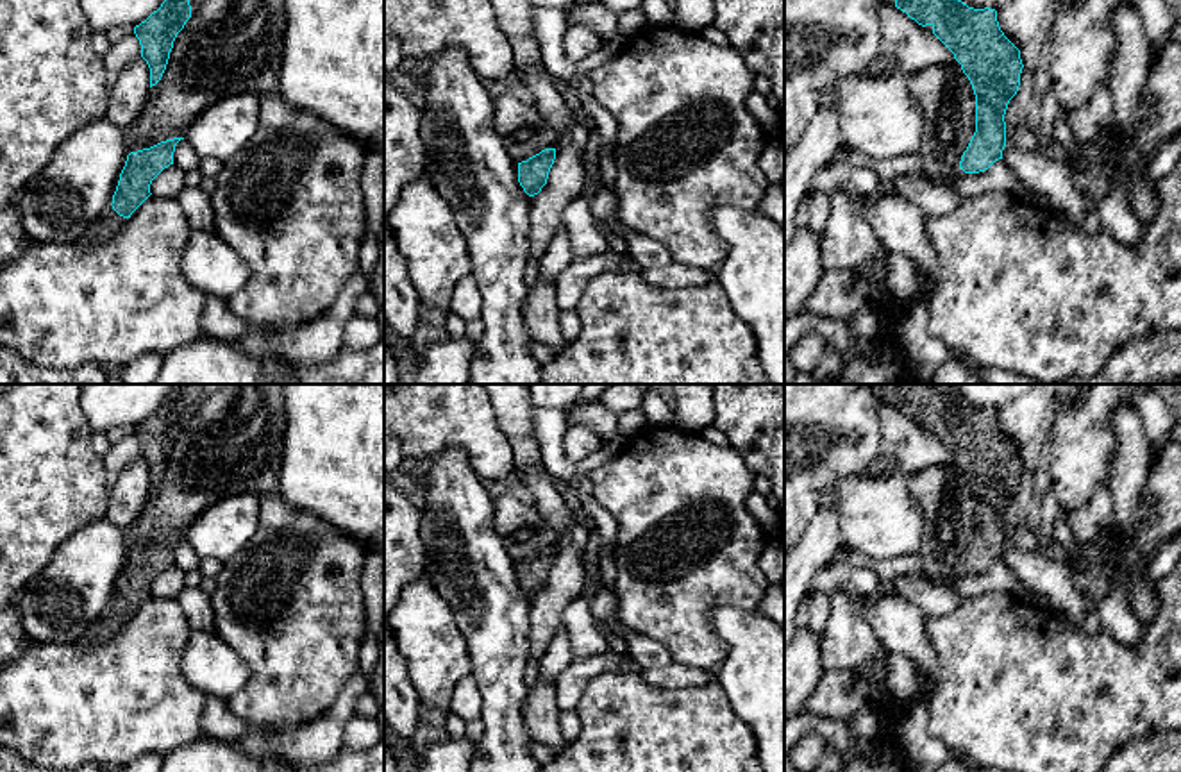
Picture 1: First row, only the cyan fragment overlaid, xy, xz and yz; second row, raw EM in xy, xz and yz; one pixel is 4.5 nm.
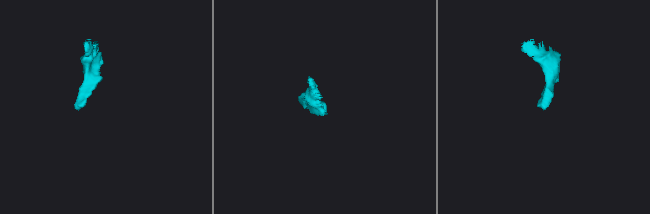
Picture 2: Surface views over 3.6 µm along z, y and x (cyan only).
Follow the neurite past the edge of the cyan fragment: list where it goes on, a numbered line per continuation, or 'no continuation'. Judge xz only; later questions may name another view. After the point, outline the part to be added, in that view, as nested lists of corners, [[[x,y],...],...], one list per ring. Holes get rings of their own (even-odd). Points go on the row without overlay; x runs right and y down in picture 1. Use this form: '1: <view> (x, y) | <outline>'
no continuation

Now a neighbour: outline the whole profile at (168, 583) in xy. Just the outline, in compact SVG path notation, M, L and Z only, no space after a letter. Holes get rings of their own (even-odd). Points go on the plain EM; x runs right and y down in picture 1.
M177 565L164 568L150 584L150 593L159 599L173 599L184 586L184 572Z

